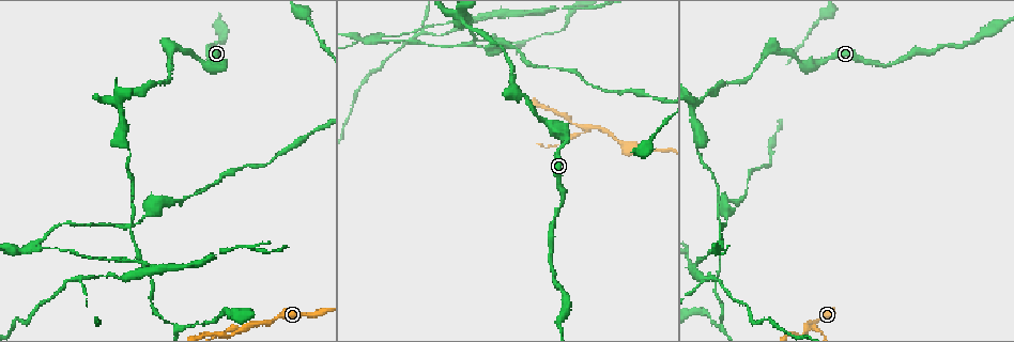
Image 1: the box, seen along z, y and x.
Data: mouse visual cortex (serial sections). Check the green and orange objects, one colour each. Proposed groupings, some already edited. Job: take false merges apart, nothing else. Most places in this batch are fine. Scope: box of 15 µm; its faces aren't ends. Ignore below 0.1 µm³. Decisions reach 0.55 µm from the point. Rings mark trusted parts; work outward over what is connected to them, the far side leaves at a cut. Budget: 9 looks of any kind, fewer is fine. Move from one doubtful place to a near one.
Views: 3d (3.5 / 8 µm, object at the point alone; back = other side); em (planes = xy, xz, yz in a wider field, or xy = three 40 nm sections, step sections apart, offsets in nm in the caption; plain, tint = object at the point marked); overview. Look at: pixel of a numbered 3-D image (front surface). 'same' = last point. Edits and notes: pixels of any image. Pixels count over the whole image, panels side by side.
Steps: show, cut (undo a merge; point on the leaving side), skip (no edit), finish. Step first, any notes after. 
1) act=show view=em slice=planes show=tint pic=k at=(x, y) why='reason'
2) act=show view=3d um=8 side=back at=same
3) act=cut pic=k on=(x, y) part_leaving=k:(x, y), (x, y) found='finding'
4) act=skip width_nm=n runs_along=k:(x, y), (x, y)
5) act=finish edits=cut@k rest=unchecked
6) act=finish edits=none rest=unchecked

act=show view=3d um=3.5 pic=1 at=(578, 133) why='a narrow waist'

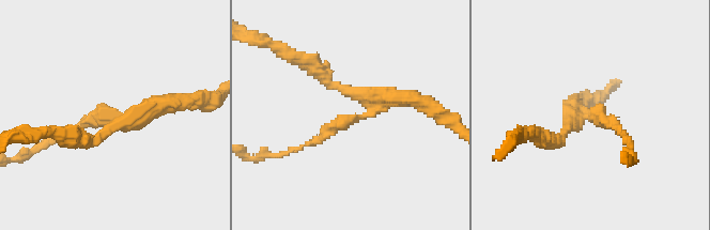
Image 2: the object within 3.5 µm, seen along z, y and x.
act=show view=em slice=xy step=1 show=tint pic=2 at=(593, 112) arms=3 arm_widths_nm=150,150,200 why='need the tissue'

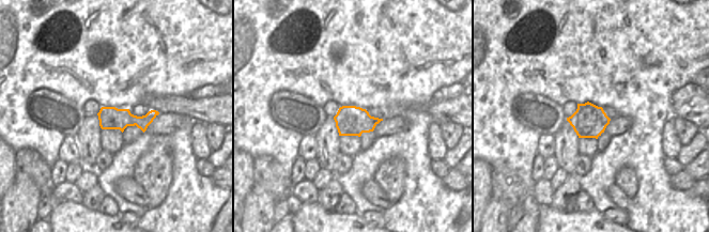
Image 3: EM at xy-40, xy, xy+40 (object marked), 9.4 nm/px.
act=show view=em slice=xy step=2 show=tint at=same

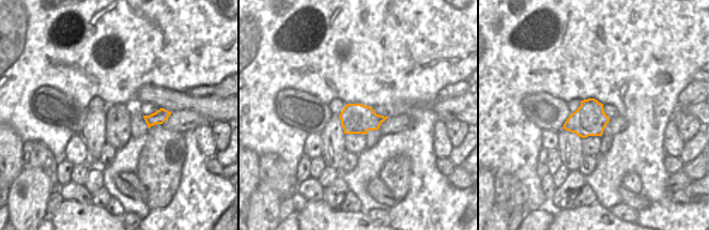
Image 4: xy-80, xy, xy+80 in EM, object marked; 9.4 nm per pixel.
act=cut pic=2 on=(85, 121) found='a second cell is stuck on'

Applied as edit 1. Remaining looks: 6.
act=show view=3d um=3.5 pic=1 at=(764, 57) why='abrupt turn'

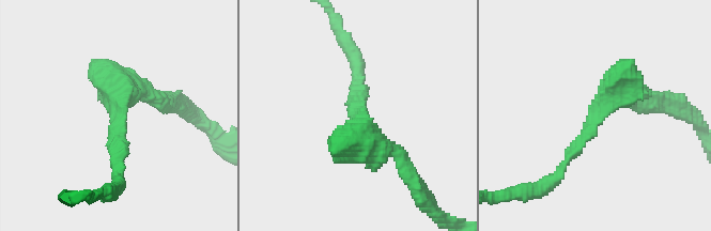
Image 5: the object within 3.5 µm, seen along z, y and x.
act=show view=em slice=xy step=3 show=tint pic=5 at=(593, 121) arm_widths_nm=150,300

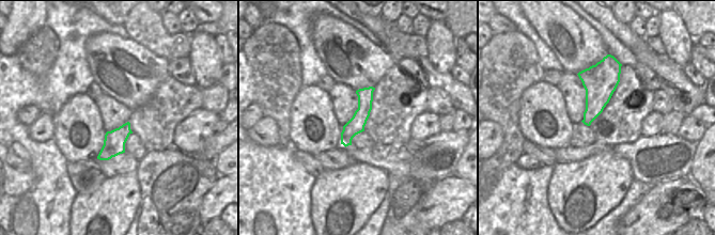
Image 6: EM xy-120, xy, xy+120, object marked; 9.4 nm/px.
act=show view=em slice=planes show=tint at=same

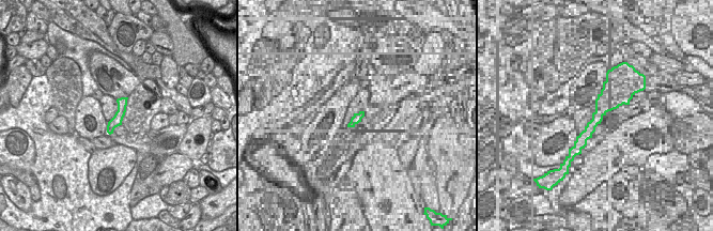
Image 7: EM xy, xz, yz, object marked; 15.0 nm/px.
act=skip runs_along=7:(124, 99), (121, 112), (110, 131) found='one cell here'

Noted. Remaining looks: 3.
act=show view=3d um=8 pic=1 at=(463, 17) why='four arms meet'

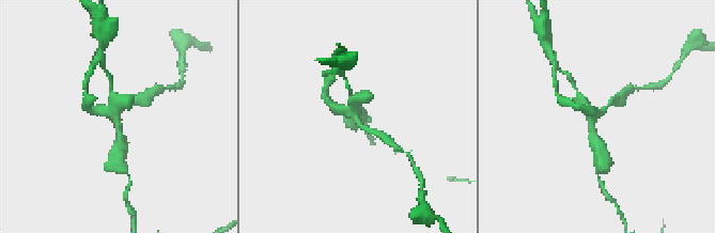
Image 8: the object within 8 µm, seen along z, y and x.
act=show view=3d um=3.5 pic=8 at=(355, 113) why='closer look'

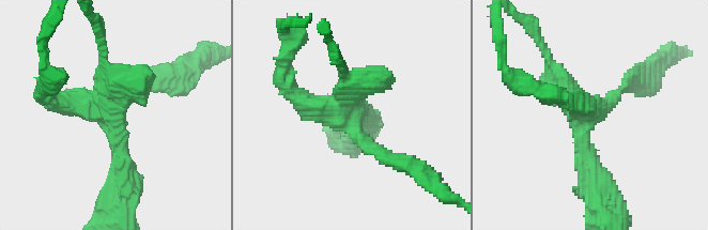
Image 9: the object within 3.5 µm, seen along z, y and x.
act=show view=em slice=xy step=2 show=tint pic=9 at=(349, 114) arms=4 arm_widths_nm=150,250,300,400

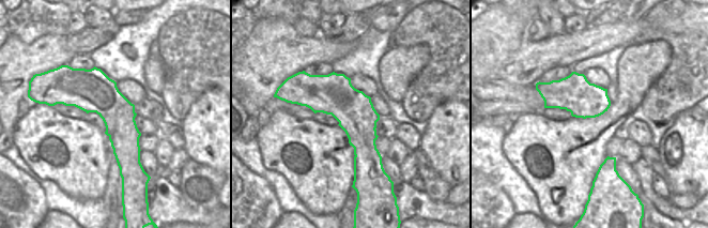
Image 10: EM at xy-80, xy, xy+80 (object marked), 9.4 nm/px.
act=cut pic=9 on=(348, 81) found='a second cell is stuck on'

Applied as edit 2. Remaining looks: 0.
act=finish edits=cut@2,cut@9 rest=unchecked

